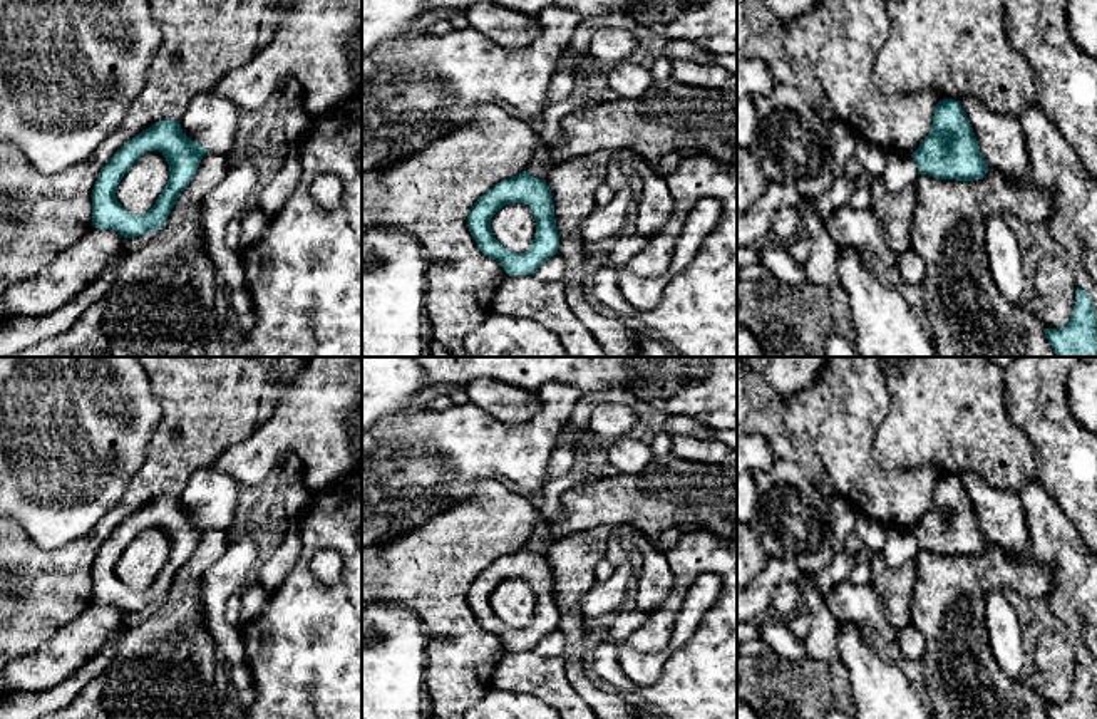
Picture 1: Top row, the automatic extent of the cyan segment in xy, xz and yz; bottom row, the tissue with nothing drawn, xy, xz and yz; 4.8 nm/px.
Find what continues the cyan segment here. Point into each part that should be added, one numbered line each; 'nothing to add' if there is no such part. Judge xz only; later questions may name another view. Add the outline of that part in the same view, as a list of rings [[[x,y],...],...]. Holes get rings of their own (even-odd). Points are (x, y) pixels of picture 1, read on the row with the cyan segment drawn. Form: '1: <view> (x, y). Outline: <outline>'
nothing to add

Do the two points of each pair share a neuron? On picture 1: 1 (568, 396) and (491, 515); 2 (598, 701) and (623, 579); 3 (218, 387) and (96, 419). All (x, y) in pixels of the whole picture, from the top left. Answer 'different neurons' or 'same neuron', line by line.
1: different neurons
2: different neurons
3: different neurons

